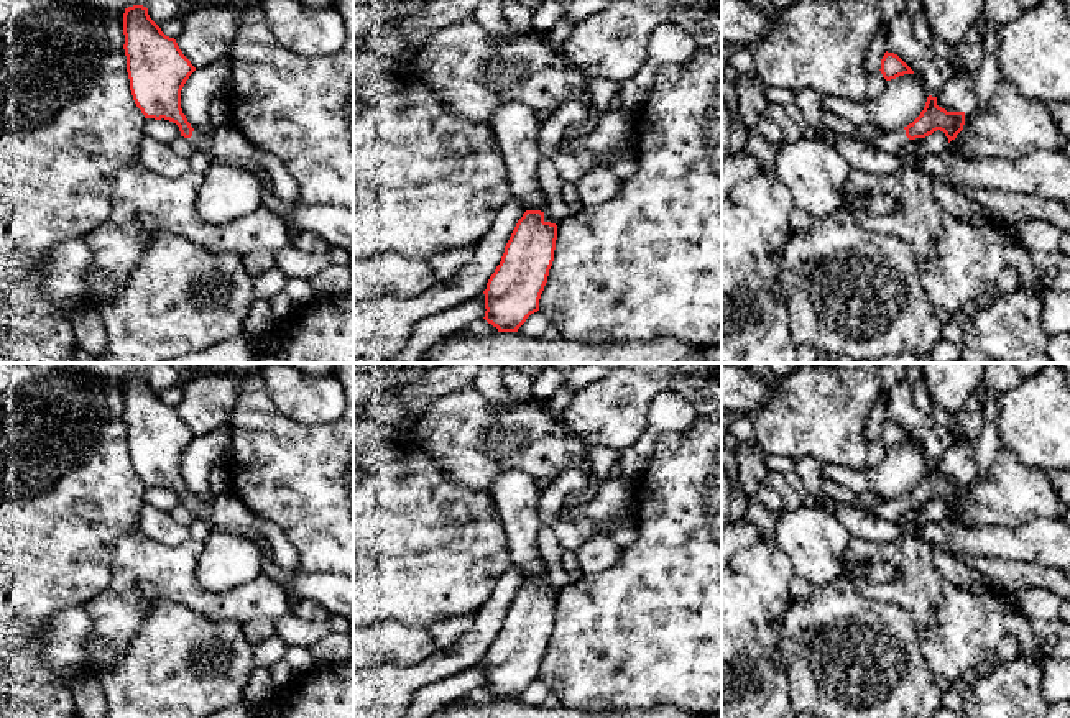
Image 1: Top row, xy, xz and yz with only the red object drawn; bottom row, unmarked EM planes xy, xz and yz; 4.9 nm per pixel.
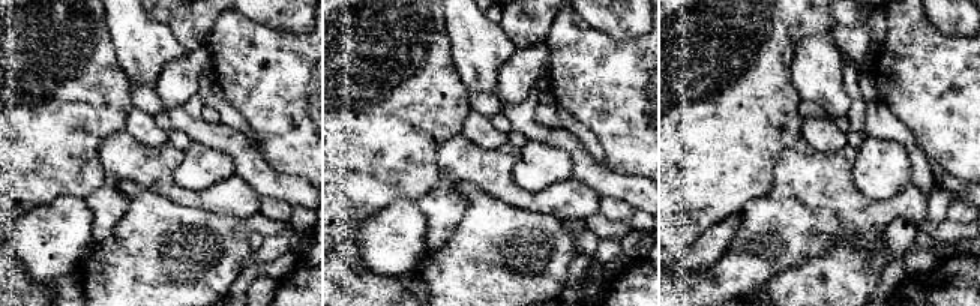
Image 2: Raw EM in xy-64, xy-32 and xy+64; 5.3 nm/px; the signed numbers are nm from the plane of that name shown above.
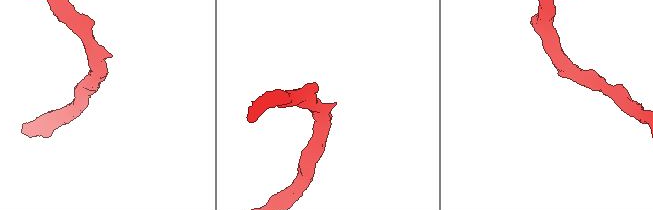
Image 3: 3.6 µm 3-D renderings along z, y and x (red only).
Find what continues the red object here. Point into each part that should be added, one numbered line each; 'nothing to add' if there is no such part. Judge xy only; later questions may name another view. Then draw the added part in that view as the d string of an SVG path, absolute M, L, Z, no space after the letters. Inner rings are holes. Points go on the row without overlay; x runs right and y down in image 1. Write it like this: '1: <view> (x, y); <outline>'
1: xy (202, 510); M194 498L192 504L187 508L196 516L197 521L205 522L212 531L217 531L217 527L210 521L212 506L214 506L214 498L205 499L205 501Z

